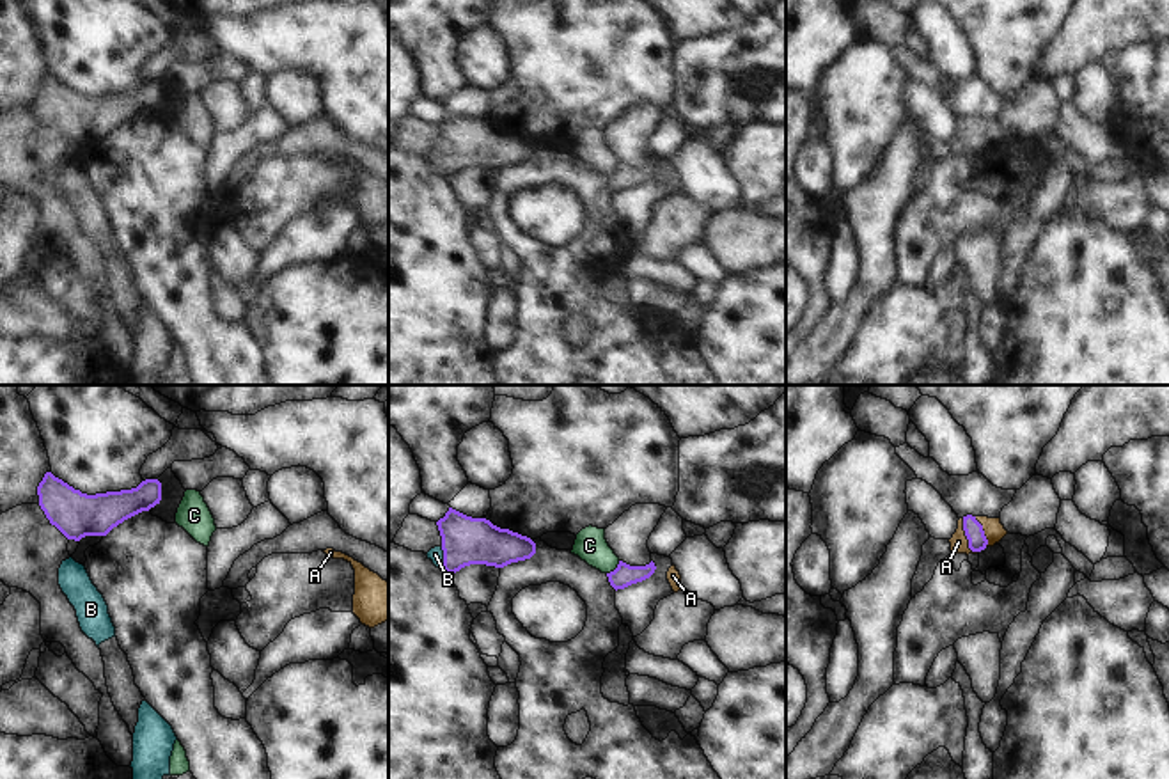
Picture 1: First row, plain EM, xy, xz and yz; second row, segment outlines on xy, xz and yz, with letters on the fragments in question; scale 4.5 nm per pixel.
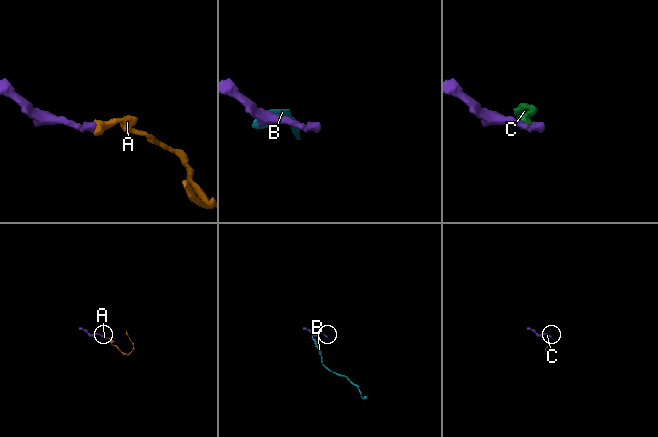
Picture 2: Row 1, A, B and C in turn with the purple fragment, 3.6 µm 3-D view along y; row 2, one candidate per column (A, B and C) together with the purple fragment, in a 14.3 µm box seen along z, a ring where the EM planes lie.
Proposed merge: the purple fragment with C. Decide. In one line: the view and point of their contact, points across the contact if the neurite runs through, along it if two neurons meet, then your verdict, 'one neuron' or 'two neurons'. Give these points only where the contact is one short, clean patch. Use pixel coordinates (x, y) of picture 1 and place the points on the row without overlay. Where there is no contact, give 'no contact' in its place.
xz (616, 171) | along xz (619, 164), (607, 176) | two neurons

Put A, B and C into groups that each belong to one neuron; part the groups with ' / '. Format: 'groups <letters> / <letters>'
groups A B / C

